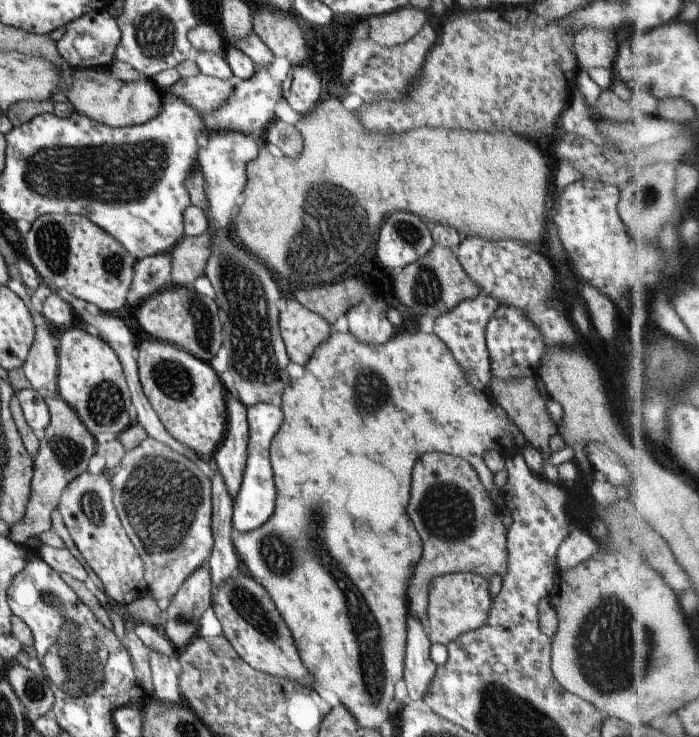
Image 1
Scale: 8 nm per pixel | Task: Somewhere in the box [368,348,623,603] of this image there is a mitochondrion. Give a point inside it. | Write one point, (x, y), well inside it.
(447, 508)

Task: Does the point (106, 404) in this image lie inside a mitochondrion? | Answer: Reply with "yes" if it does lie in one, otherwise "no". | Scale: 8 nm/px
yes

